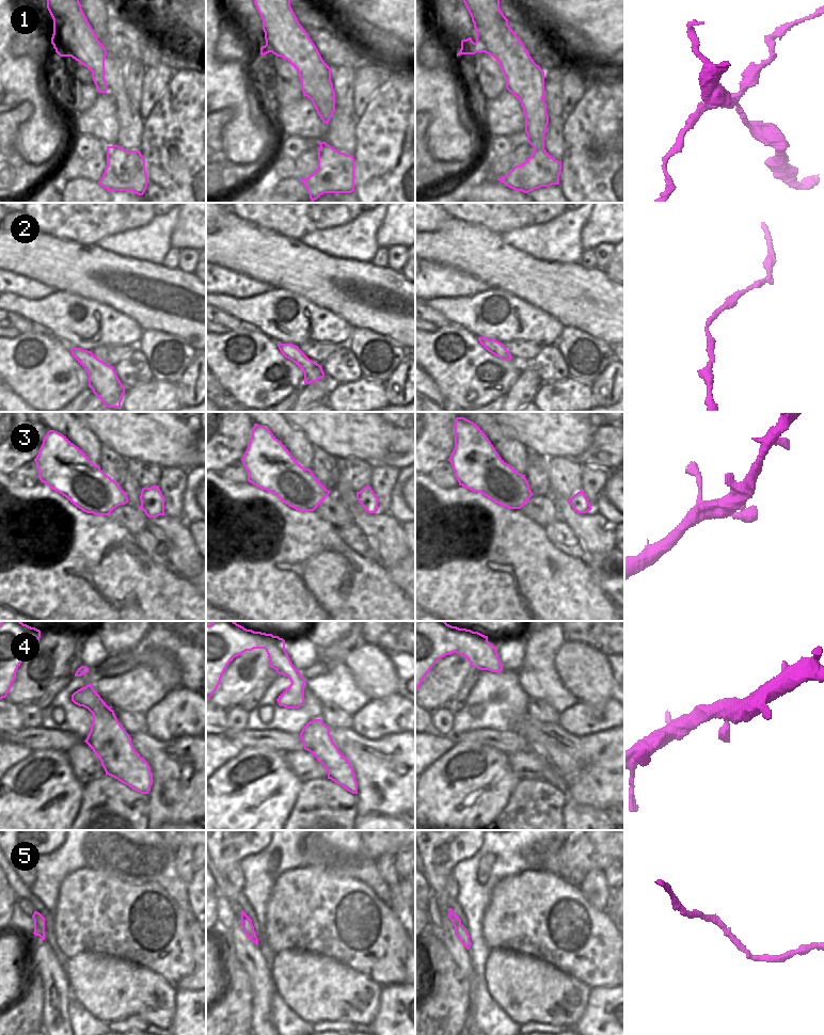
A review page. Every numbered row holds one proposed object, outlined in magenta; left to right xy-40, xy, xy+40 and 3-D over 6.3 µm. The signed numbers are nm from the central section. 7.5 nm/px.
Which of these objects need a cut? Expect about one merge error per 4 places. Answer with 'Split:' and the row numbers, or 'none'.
Split: 1

